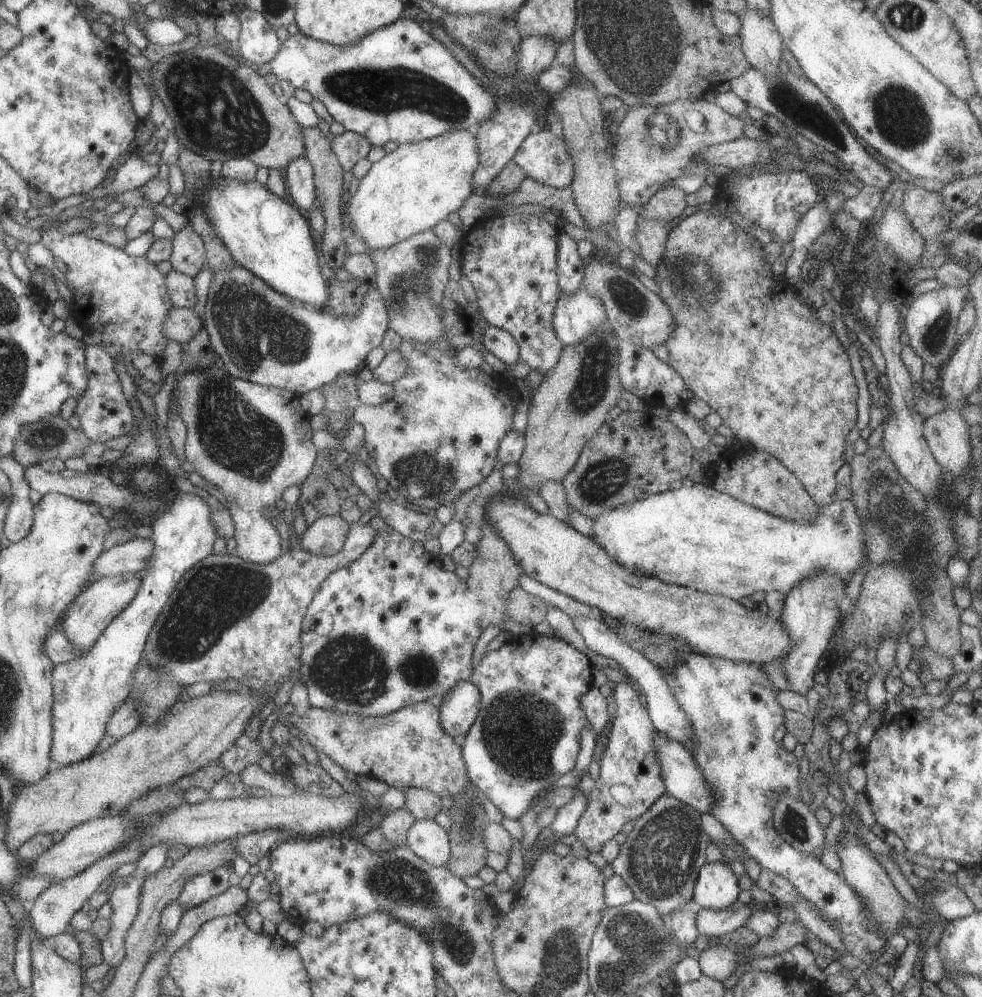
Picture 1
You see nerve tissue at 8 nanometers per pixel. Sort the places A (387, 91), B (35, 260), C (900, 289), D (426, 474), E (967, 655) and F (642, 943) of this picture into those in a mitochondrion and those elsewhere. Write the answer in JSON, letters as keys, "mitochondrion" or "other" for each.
{"A":"mitochondrion","B":"other","C":"other","D":"mitochondrion","E":"other","F":"mitochondrion"}

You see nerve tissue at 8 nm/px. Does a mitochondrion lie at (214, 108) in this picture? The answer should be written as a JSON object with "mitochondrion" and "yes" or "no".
{"mitochondrion":"yes"}

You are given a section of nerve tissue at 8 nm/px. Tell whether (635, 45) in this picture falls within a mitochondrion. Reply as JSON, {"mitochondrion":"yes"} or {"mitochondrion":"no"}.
{"mitochondrion":"yes"}

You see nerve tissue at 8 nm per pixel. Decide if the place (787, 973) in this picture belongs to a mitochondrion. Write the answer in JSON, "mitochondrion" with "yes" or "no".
{"mitochondrion":"no"}

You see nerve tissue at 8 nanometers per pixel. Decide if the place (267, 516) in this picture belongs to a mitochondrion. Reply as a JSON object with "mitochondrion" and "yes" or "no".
{"mitochondrion":"no"}

